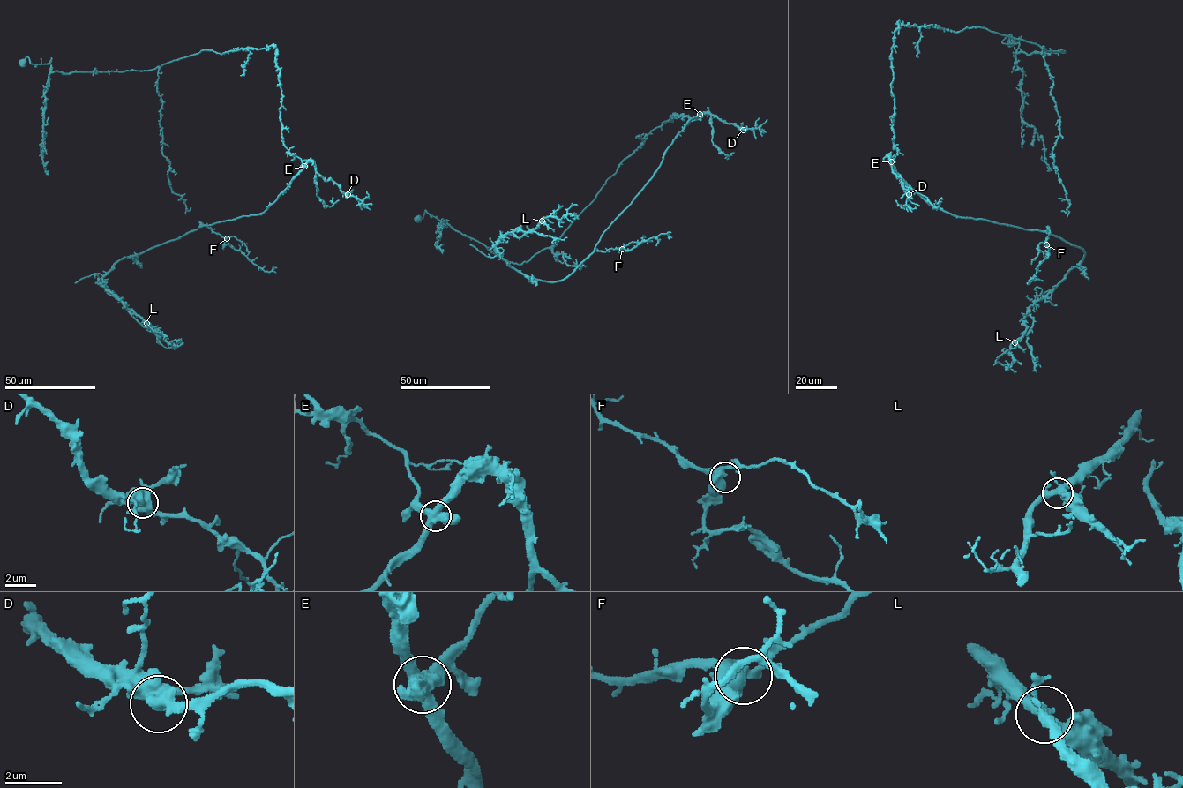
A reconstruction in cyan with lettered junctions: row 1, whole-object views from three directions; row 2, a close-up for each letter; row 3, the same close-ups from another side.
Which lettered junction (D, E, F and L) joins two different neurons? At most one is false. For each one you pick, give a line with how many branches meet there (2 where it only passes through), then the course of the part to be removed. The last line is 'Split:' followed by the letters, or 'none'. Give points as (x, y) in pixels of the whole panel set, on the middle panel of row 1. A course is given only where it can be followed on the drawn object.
E: 4 branches meet; foreign part runs (700, 114), (674, 114), (646, 136), (555, 244), (527, 261), (507, 262), (445, 222), (443, 249)
Split: E

